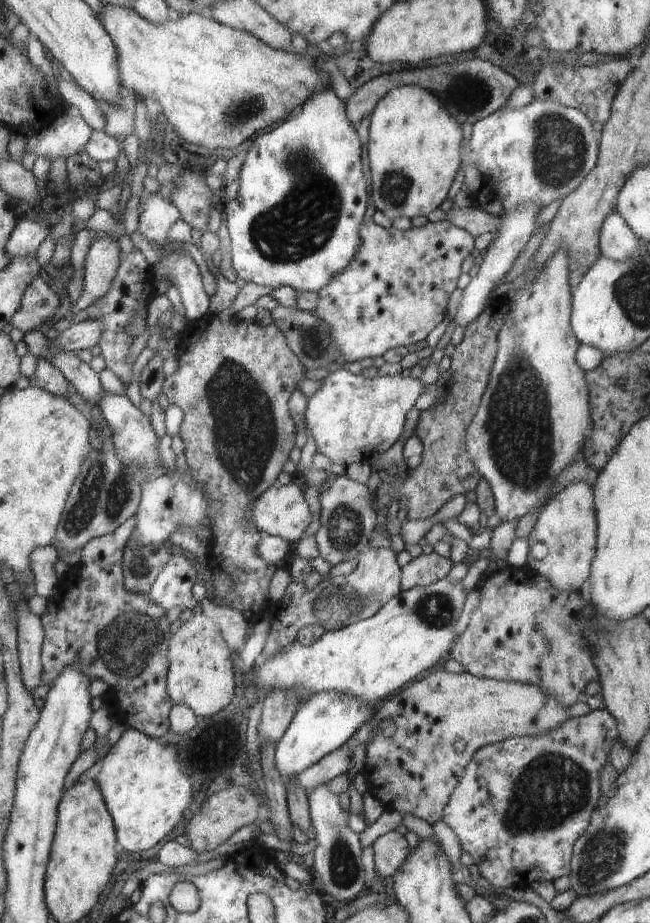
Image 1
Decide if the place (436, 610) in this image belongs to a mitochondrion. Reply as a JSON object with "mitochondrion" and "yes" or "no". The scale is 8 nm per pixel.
{"mitochondrion":"yes"}

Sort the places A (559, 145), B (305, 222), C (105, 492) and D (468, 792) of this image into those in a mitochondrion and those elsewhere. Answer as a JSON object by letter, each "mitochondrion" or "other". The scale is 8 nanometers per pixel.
{"A":"mitochondrion","B":"mitochondrion","C":"mitochondrion","D":"other"}

